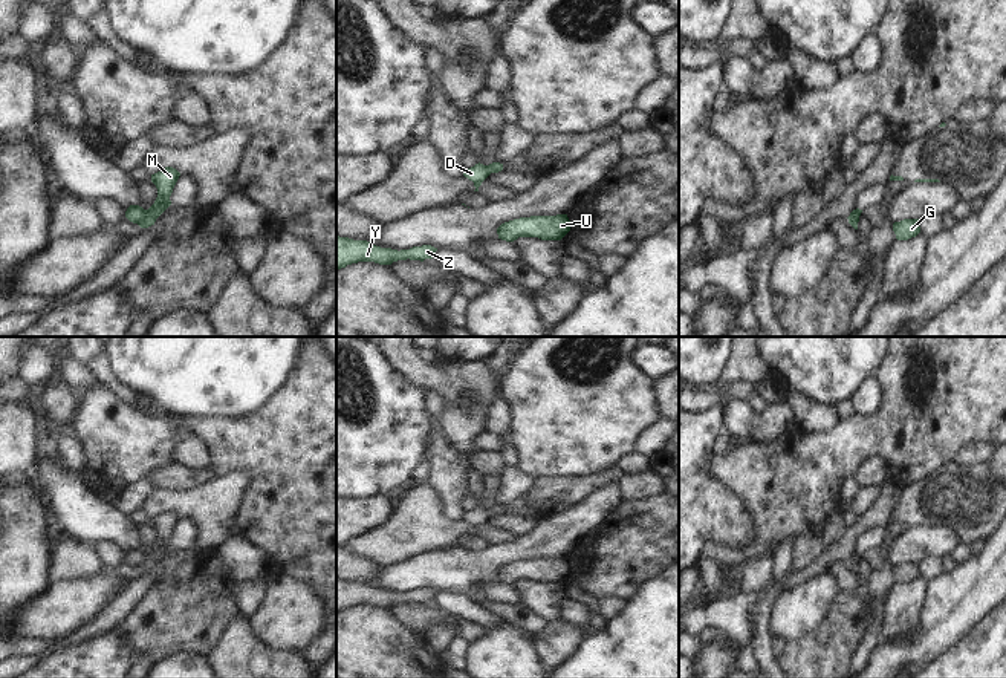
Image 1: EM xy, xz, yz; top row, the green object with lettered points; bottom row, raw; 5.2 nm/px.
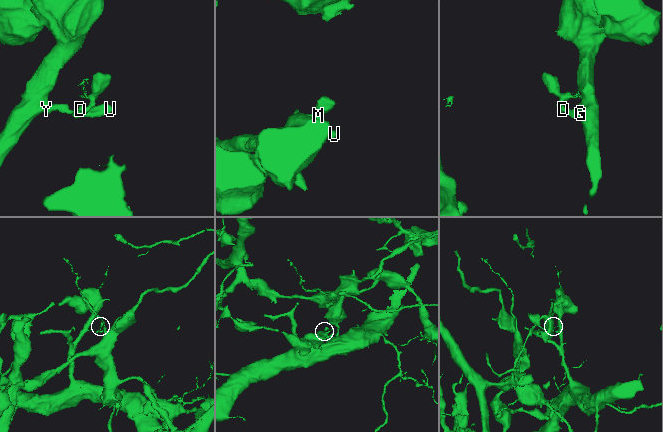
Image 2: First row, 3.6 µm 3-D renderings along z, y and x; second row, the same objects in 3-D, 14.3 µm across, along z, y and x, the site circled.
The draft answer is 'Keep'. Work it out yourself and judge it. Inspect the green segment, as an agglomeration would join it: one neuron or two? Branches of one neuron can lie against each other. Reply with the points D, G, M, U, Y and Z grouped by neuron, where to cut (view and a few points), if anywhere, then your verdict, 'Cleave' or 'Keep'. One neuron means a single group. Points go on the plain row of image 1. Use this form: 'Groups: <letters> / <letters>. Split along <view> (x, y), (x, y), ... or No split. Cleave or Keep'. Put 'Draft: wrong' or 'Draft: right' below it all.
Groups: D G U Y Z / M. Split along xy (146, 553), (138, 567). Cleave.
Draft: wrong

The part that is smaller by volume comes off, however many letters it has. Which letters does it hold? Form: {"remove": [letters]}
{"remove": ["M"]}

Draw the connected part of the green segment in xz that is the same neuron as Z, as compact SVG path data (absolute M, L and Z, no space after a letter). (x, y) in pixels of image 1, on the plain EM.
M336 579L336 614L358 605L375 605L379 608L391 608L398 603L433 601L437 591L431 588L413 589L410 592L391 592L372 588L367 583L353 583Z

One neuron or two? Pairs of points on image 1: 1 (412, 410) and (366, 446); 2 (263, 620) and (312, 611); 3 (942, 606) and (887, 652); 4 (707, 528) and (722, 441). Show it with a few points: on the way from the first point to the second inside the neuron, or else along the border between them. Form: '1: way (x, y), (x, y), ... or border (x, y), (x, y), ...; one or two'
1: way (401, 417), (393, 418), (376, 435); one
2: way (275, 620), (292, 617), (300, 611); one
3: way (941, 623), (915, 649), (904, 652); one
4: border (720, 427), (714, 443), (714, 453); two

